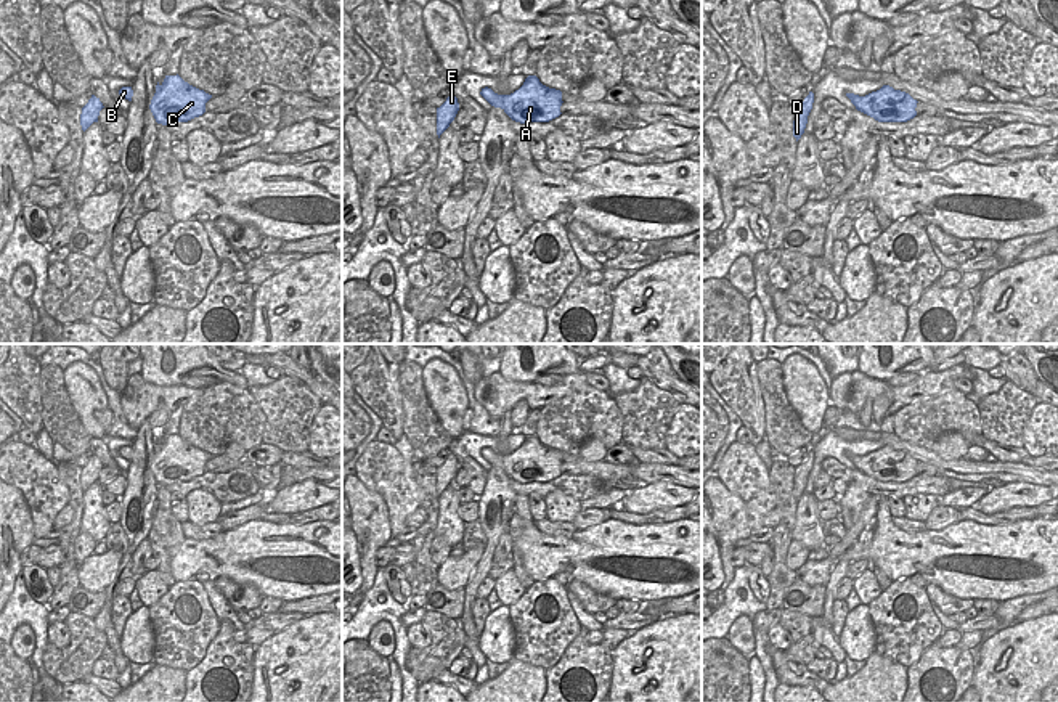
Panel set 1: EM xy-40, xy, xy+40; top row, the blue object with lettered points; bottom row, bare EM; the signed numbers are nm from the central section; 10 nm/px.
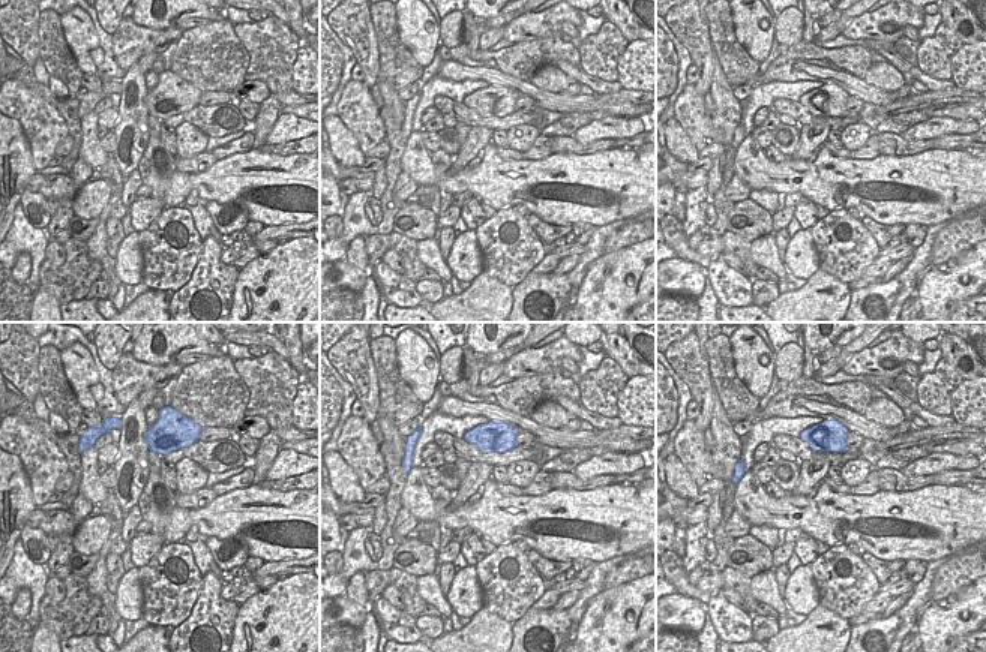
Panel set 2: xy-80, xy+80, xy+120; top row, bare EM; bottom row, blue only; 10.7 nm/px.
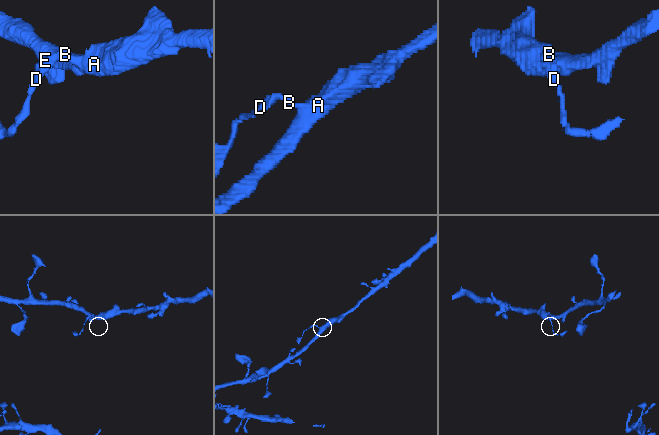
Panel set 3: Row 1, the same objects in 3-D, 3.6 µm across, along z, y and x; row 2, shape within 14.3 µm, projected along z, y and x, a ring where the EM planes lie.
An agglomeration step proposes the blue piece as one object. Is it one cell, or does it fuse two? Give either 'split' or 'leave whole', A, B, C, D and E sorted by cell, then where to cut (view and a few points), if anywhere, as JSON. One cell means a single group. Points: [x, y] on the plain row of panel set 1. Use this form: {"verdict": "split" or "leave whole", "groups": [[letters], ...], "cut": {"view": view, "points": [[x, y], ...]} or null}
{"verdict": "split", "groups": [["A", "C"], ["B", "D", "E"]], "cut": {"view": "xy", "points": [[506, 455], [496, 466]]}}

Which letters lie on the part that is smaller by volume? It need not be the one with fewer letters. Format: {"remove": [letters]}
{"remove": ["B", "D", "E"]}

